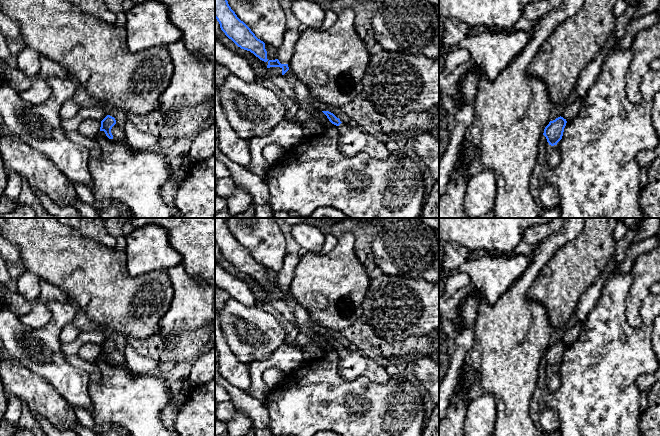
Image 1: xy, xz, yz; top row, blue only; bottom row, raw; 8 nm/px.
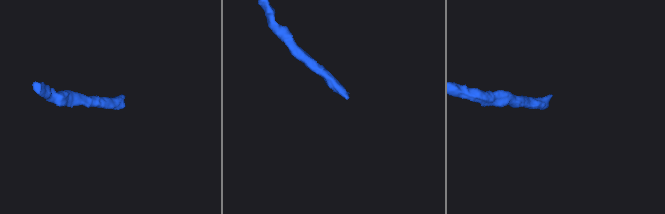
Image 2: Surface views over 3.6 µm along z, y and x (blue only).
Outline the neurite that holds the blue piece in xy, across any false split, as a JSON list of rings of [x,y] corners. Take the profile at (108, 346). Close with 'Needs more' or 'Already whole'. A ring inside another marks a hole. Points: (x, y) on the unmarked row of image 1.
[[[107,339],[101,345],[100,355],[104,355],[109,363],[116,365],[126,365],[126,358],[124,351],[120,351],[114,341]]]. Needs more

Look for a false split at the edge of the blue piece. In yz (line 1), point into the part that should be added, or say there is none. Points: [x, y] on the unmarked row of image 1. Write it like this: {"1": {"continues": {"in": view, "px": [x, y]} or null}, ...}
{"1": {"continues": null}}

